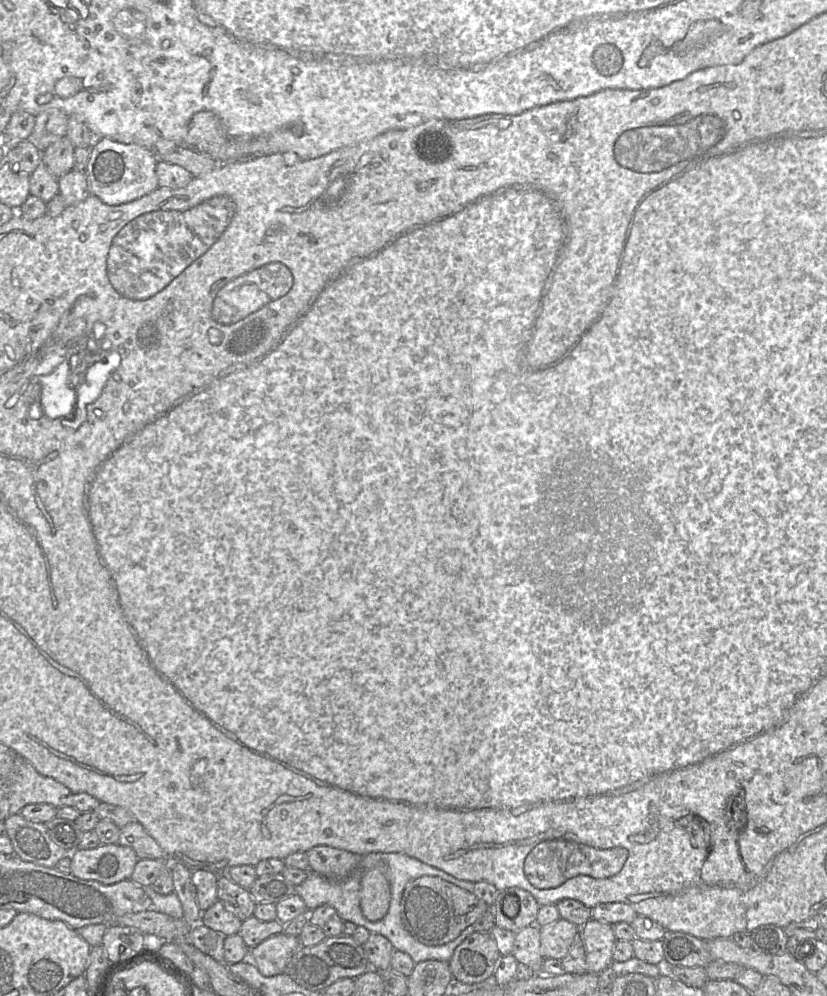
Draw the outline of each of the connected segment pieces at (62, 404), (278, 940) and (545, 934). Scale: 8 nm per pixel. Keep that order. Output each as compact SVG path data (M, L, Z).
M68 361L62 362L50 374L42 376L39 408L46 418L60 418L68 414L71 416L75 409L76 387L80 378L72 373Z
M281 932L250 948L249 959L263 976L279 975L285 972L300 946L299 937Z
M562 918L539 927L540 949L543 958L562 960L566 957L575 938L580 934L580 928Z

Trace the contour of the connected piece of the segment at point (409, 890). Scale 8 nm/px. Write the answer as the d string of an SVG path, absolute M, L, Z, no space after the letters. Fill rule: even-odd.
M422 876L407 883L401 899L401 919L406 931L427 946L441 946L455 940L464 929L473 925L489 906L472 892L462 889L437 876Z

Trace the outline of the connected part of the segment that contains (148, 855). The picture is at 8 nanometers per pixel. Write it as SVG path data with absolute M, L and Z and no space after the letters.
M134 821L120 829L118 844L131 847L139 859L165 859L166 853L145 828Z

